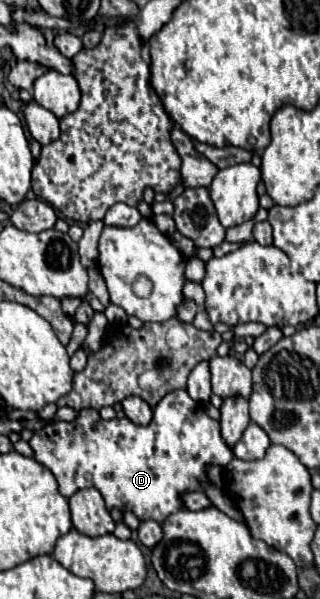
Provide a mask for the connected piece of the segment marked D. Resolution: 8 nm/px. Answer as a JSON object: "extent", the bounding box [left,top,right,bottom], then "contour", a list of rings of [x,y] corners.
{"extent":[30,390,234,524],"contour":[[[186,390],[168,392],[156,408],[148,426],[136,426],[128,418],[102,420],[96,410],[82,410],[74,422],[50,422],[42,430],[36,430],[30,438],[34,458],[44,464],[58,480],[60,494],[70,498],[82,488],[96,488],[108,508],[132,510],[138,518],[150,518],[162,524],[170,514],[182,506],[180,494],[186,490],[198,490],[198,482],[206,480],[206,466],[226,466],[234,452],[224,444],[220,436],[220,424],[206,414],[204,404],[194,402]]]}

